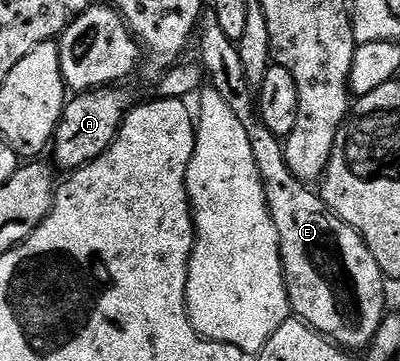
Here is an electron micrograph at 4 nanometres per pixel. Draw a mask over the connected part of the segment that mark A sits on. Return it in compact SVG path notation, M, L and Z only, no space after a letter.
M125 86L102 87L99 90L84 91L74 95L65 106L65 113L62 115L60 124L54 134L54 141L51 146L51 155L55 160L54 165L65 172L72 172L76 169L93 162L110 147L111 143L117 138L121 128L122 120L128 114L130 108L134 105L135 99L131 91L125 89Z

